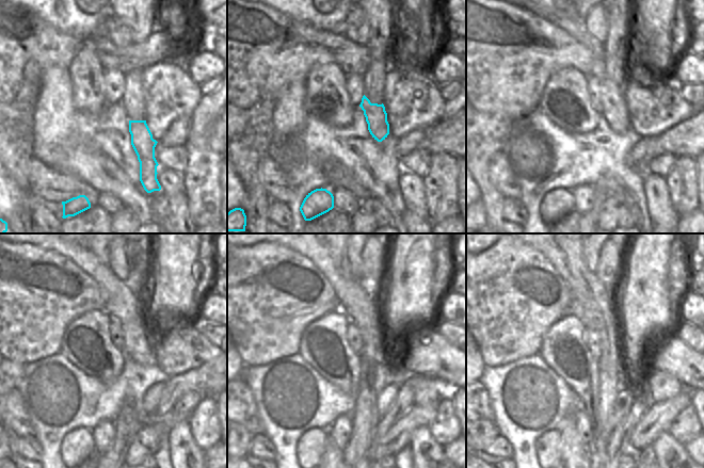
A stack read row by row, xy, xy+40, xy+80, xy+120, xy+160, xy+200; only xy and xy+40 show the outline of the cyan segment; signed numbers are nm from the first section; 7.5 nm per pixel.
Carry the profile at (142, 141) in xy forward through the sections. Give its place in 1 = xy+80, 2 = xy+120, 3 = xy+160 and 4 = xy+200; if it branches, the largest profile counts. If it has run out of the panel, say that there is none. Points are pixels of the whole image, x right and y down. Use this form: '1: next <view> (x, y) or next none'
1: next xy+80 (613, 108)
2: next xy+120 (122, 305)
3: next xy+160 (356, 301)
4: next xy+200 (594, 307)

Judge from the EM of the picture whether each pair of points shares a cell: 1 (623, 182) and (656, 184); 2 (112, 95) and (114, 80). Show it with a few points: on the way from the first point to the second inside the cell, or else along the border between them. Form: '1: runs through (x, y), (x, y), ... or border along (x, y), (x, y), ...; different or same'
1: border along (642, 172), (642, 191), (648, 208); different
2: runs through (112, 92), (112, 83); same

